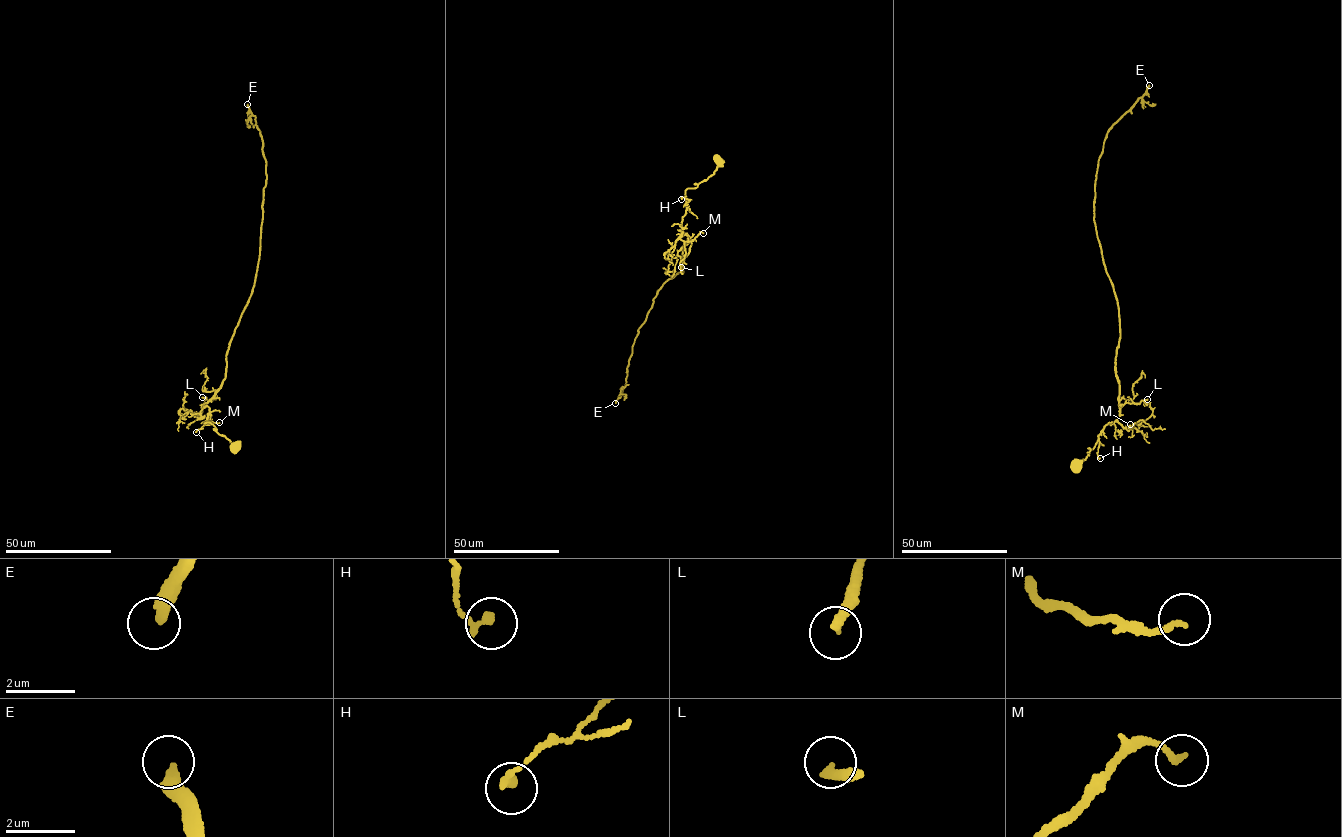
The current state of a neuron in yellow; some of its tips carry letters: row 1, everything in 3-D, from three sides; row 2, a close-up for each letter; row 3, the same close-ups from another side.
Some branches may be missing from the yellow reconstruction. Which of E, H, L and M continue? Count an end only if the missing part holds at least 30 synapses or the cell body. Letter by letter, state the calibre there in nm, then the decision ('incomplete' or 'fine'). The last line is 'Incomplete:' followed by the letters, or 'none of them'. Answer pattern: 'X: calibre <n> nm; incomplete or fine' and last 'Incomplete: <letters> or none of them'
E: calibre 360 nm; incomplete
H: calibre 240 nm; fine
L: calibre 280 nm; fine
M: calibre 150 nm; fine
Incomplete: E

